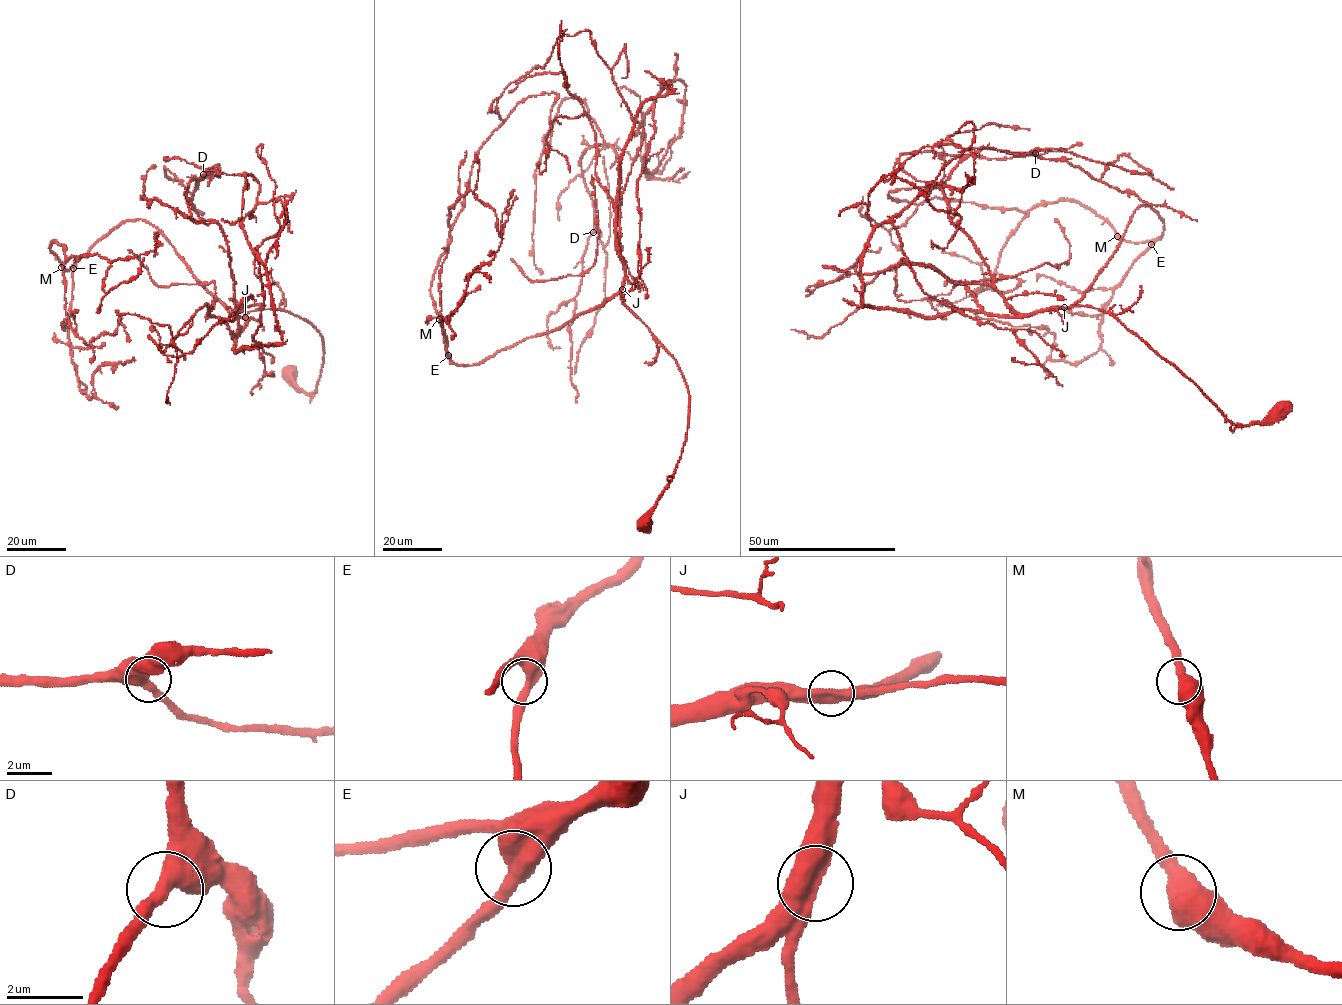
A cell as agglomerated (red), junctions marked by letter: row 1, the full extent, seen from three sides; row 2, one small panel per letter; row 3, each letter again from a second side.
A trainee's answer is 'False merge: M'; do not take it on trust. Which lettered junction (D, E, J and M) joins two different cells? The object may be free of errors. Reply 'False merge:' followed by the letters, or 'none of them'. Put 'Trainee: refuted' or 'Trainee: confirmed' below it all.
False merge: none of them
Trainee: refuted

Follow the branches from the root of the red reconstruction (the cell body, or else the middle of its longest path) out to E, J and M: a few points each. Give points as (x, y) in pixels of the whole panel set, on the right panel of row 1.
E: (1283, 407), (1262, 422), (1232, 423), (1112, 315), (1069, 307), (1092, 284), (1142, 205), (1164, 223), (1151, 244)
J: (1283, 407), (1277, 407), (1262, 422), (1241, 426), (1232, 423), (1192, 382), (1112, 315), (1083, 305), (1064, 307)
M: (1283, 407), (1262, 422), (1232, 423), (1112, 315), (1069, 307), (1139, 206), (1164, 223), (1157, 240), (1117, 236)

